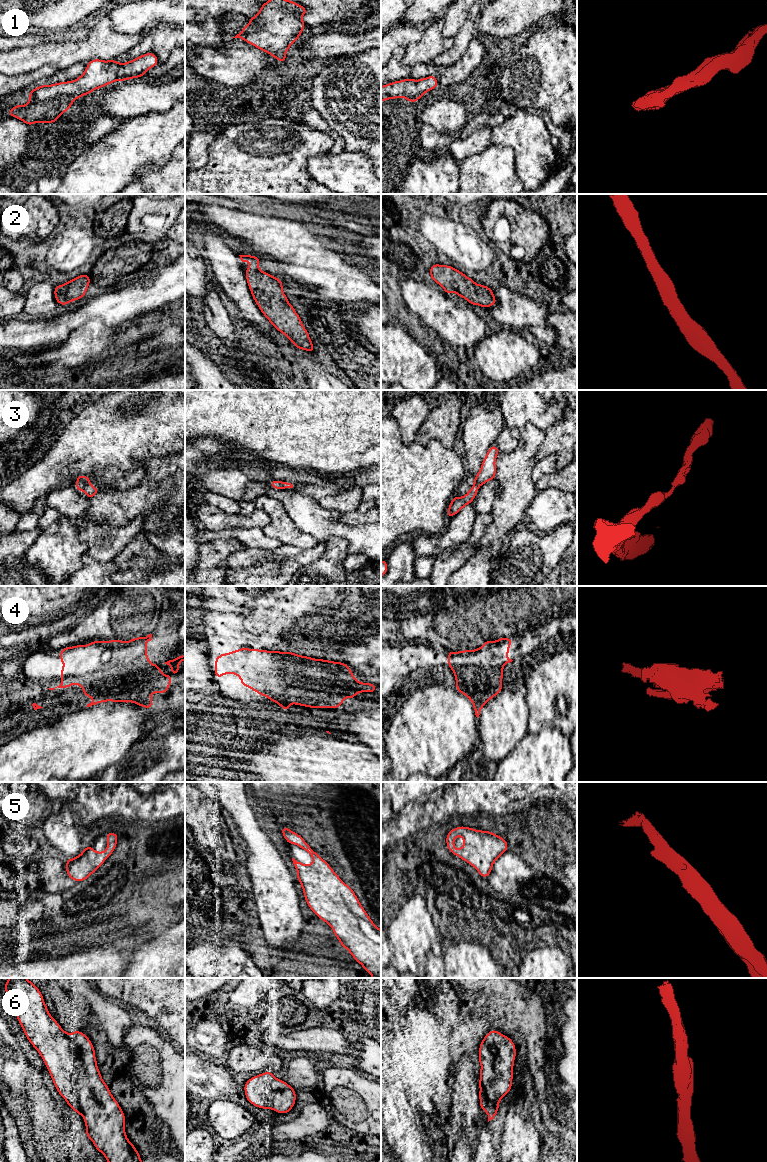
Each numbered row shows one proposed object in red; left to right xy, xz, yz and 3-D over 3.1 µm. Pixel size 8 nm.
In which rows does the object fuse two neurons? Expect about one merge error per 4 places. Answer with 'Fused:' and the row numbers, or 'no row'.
Fused: no row

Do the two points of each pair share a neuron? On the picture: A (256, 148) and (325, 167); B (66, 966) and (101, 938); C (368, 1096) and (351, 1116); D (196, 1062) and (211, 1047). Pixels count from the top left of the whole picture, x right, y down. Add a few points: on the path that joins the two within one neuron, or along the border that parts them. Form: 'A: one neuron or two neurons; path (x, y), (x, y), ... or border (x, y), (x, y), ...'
A: two neurons; border (329, 152), (309, 158), (307, 170), (312, 180)
B: two neurons; border (110, 943), (94, 947)
C: one neuron; path (361, 1096), (351, 1106), (351, 1109)
D: two neurons; border (197, 1052), (204, 1057)

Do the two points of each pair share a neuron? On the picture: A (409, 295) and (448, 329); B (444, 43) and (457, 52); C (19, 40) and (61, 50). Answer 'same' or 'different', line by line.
A: same
B: different
C: different

